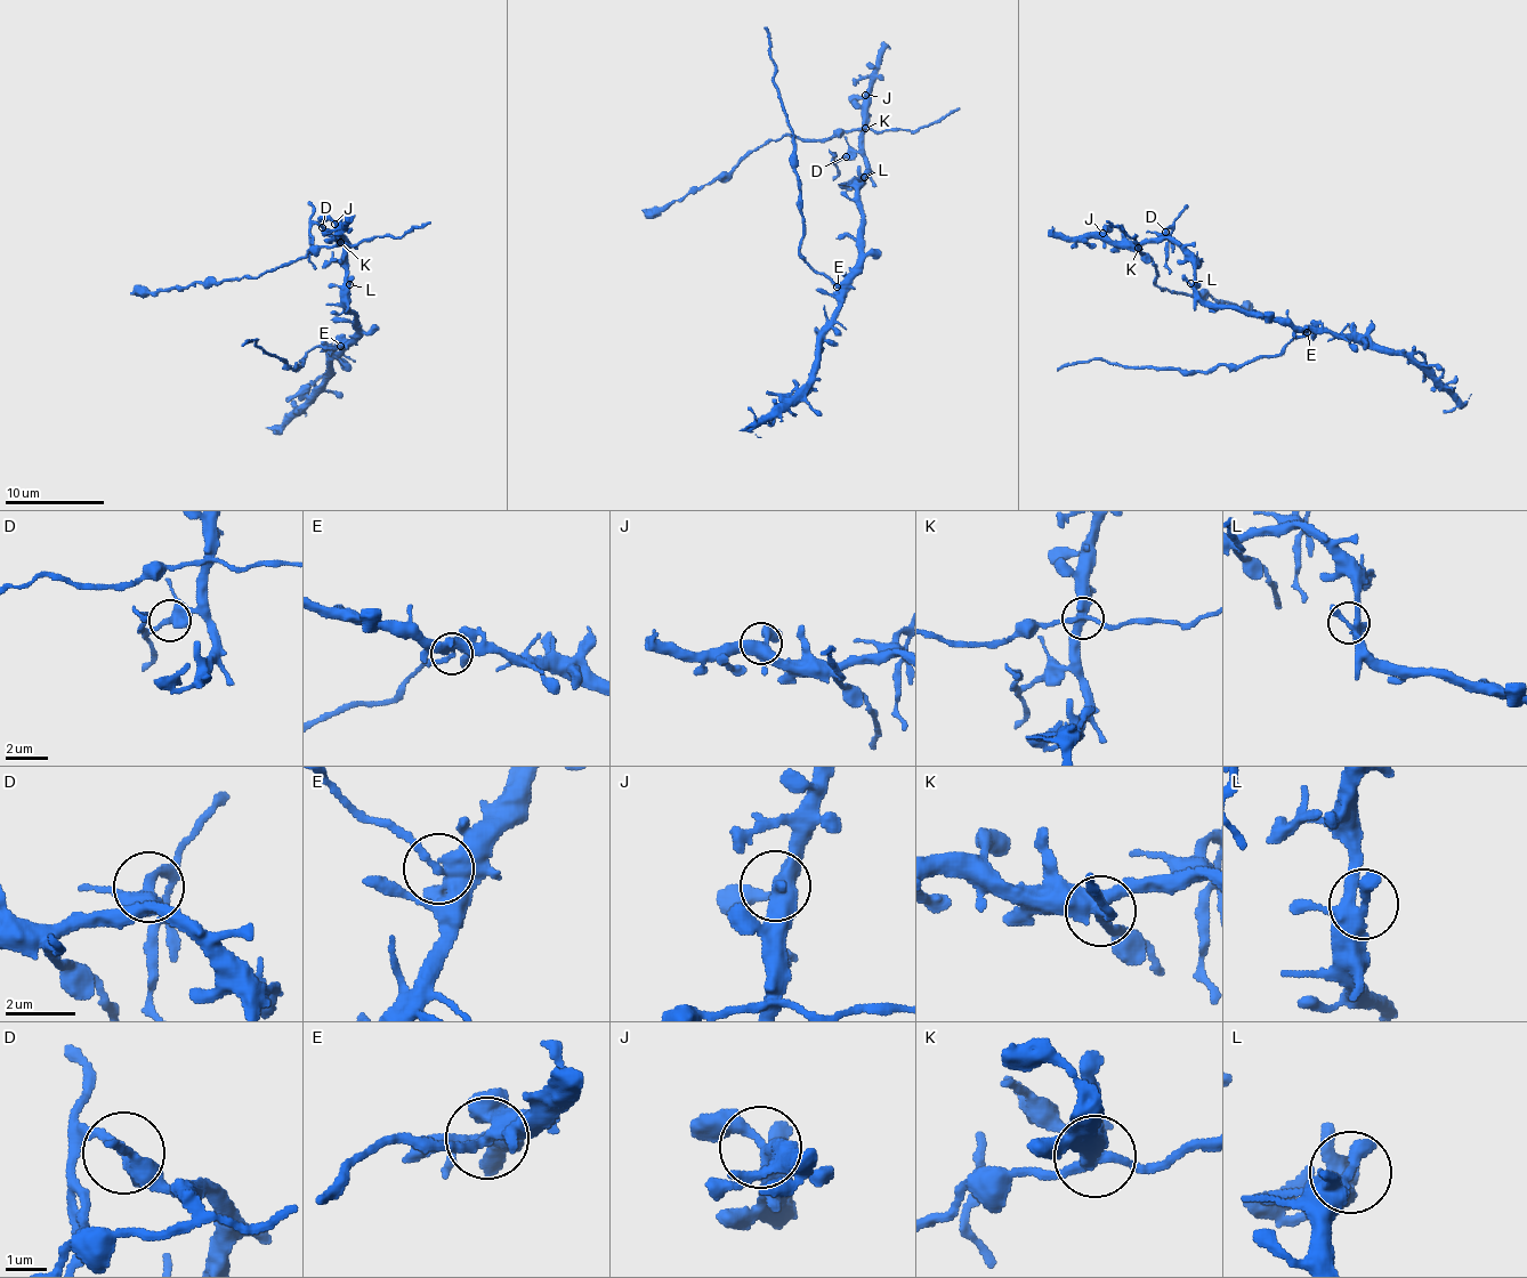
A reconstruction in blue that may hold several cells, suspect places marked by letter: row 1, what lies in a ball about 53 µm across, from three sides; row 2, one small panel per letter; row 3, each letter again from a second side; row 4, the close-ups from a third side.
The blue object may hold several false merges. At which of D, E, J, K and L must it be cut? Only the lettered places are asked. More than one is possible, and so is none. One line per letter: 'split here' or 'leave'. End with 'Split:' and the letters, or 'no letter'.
D: split here
E: split here
J: leave
K: split here
L: leave
Split: D, E, K

